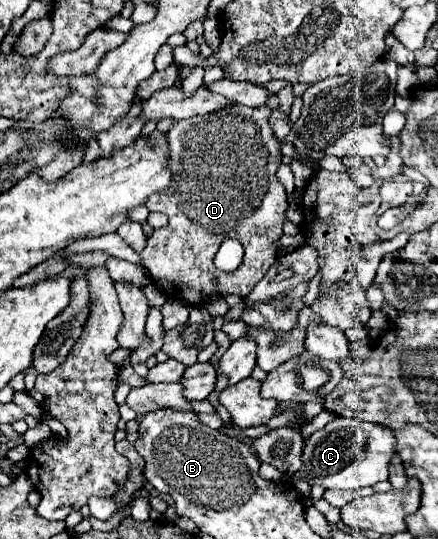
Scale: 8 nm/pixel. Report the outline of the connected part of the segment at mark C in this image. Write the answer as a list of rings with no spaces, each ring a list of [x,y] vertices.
[[[336,417],[324,429],[312,433],[306,439],[298,479],[308,481],[310,485],[320,485],[324,489],[360,489],[378,481],[386,481],[390,475],[390,461],[396,455],[394,445],[394,431],[382,425]]]

